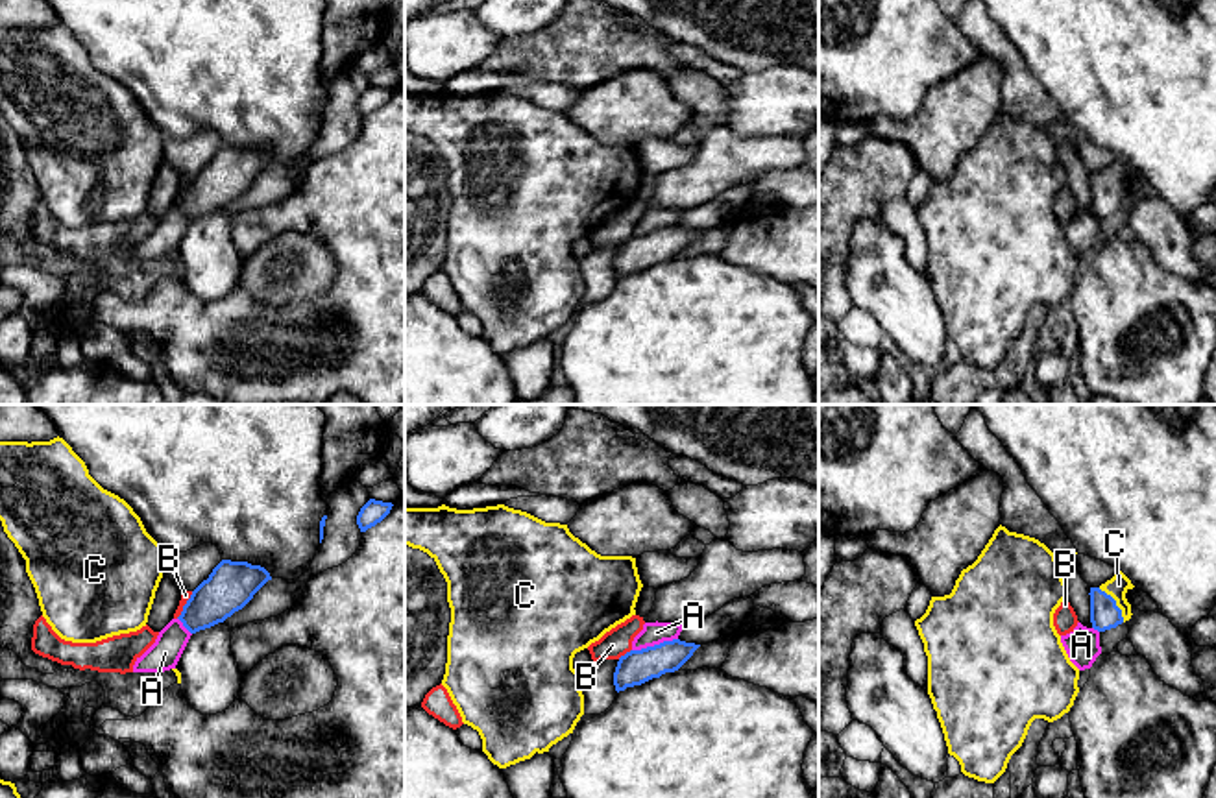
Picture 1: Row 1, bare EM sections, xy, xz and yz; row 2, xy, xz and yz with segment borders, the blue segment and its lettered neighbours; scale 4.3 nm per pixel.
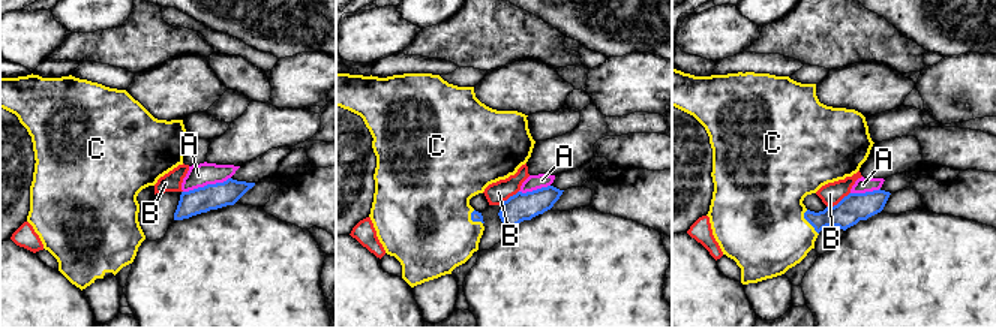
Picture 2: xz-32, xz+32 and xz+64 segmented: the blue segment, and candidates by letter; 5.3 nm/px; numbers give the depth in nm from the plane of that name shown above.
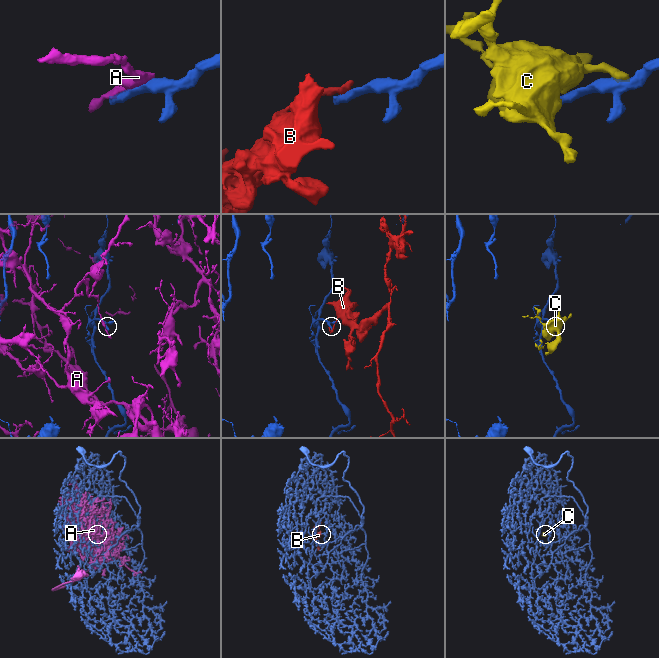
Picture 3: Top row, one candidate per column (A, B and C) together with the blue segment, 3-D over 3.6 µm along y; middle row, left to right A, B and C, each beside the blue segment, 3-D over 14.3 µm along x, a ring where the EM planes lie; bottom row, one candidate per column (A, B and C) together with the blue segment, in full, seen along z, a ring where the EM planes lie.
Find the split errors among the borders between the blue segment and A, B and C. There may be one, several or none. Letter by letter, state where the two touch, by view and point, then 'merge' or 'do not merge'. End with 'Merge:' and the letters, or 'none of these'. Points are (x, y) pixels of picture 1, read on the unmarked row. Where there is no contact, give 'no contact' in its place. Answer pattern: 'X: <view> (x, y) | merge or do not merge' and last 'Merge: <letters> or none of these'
A: xz (655, 231) | do not merge
B: xz (625, 241) | do not merge
C: yz (1115, 189) | merge
Merge: C

